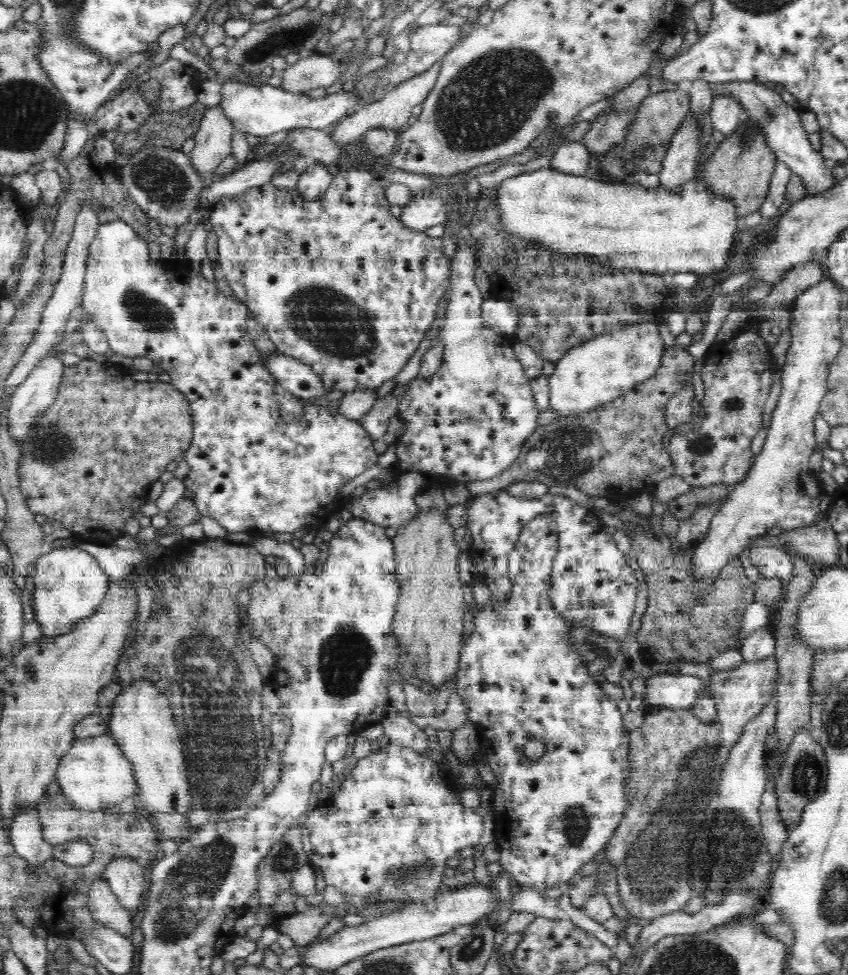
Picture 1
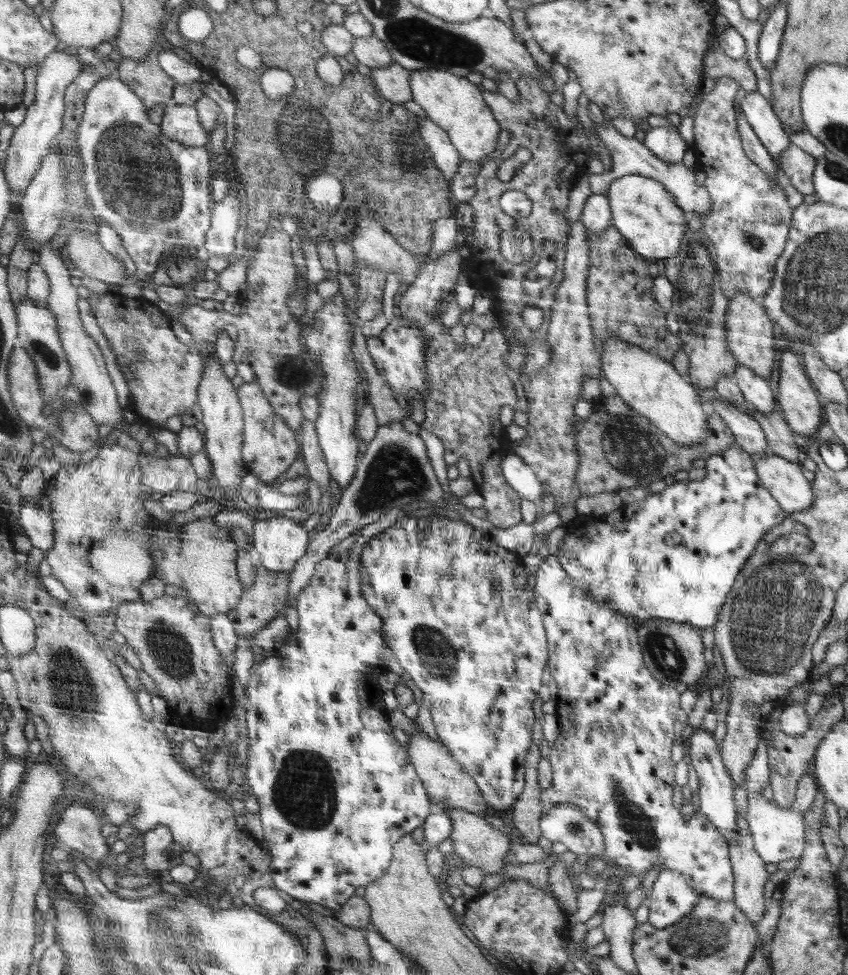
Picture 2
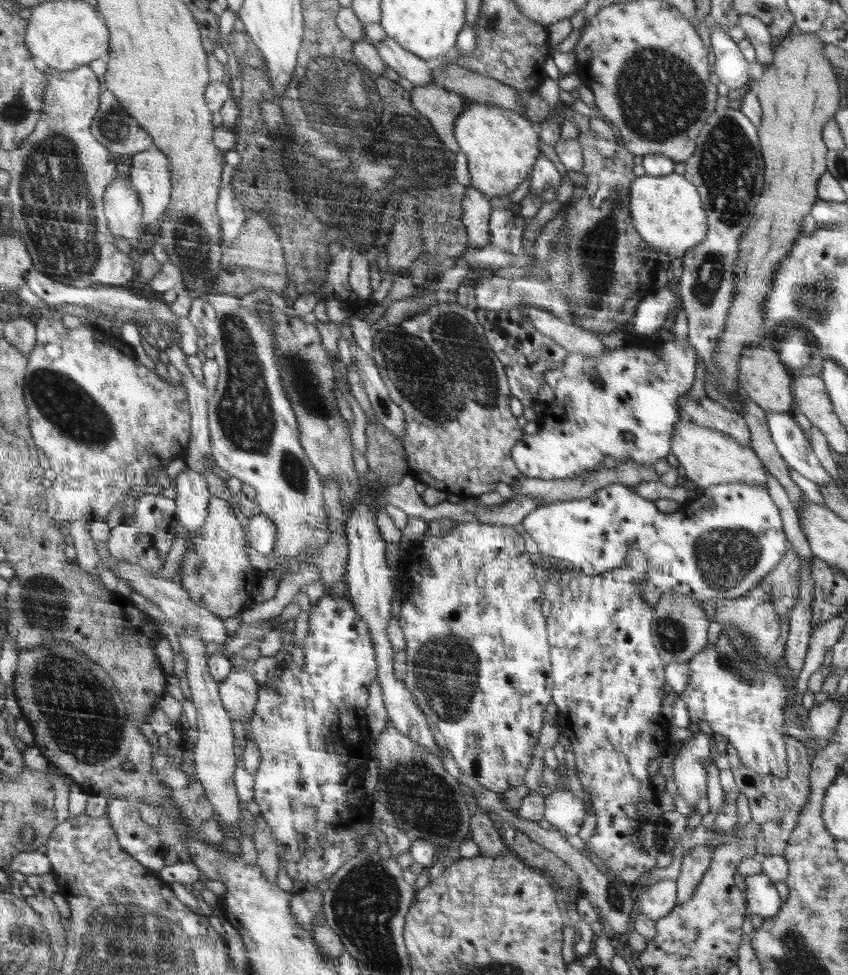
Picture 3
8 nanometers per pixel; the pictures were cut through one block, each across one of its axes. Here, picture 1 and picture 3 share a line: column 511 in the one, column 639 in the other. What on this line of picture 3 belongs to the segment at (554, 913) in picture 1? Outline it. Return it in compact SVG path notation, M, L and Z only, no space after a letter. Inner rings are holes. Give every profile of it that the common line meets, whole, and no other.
M664 879L651 884L638 898L640 912L657 921L677 906L676 880Z

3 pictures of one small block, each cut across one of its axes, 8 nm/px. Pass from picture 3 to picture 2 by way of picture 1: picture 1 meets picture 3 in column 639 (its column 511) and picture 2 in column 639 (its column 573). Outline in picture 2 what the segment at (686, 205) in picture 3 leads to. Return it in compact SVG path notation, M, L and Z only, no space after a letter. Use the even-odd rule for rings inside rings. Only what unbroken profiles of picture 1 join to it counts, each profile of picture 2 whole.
M639 174L615 178L605 192L611 209L611 225L616 227L638 254L658 260L670 260L678 254L680 240L687 233L684 212L677 206L676 198L658 179Z

